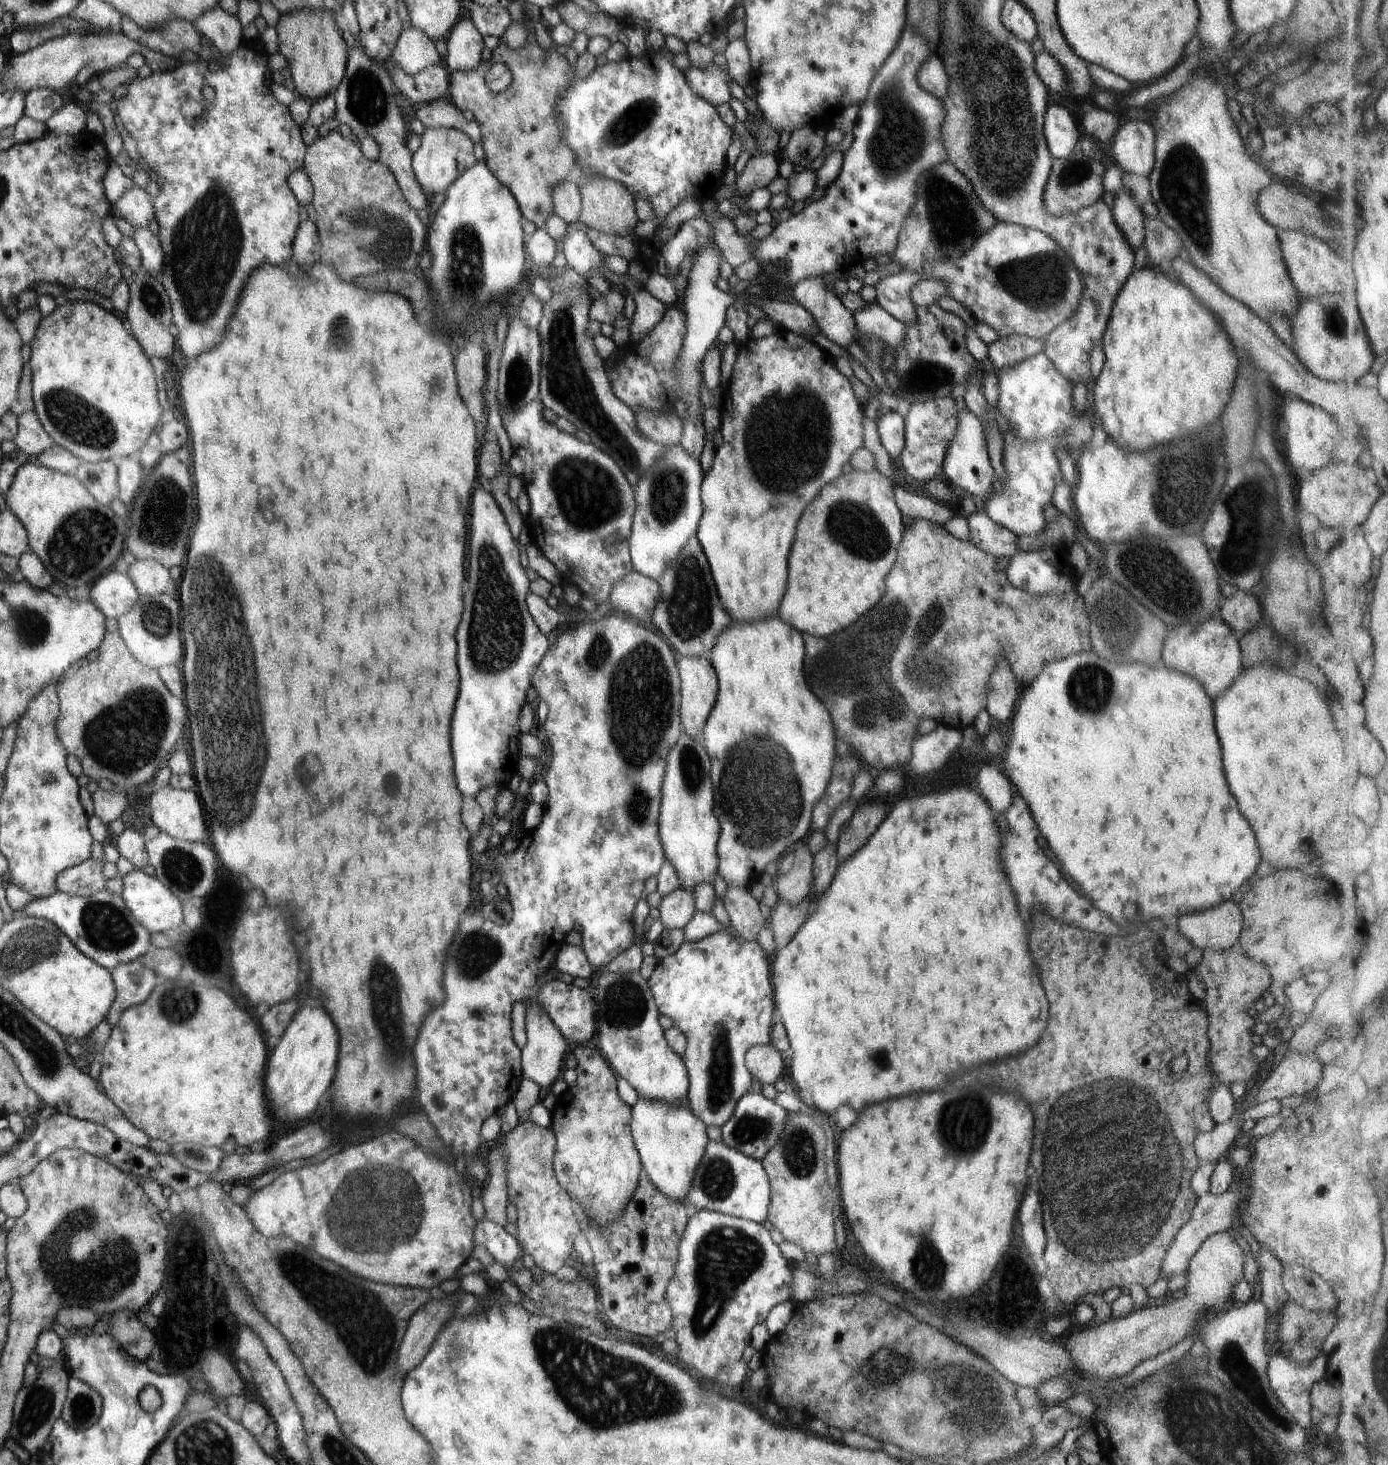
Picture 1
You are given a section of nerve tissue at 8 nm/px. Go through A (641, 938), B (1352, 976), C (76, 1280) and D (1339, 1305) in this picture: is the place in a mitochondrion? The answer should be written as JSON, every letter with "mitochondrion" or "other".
{"A":"other","B":"other","C":"mitochondrion","D":"other"}

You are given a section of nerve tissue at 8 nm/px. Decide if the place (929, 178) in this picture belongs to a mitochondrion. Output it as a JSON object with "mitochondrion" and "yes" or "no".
{"mitochondrion":"yes"}

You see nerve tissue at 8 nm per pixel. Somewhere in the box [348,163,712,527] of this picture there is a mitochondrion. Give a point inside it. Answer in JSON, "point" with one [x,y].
{"point":[569,385]}

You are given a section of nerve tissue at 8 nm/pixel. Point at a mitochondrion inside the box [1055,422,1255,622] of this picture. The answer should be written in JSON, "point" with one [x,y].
{"point":[1167,496]}

